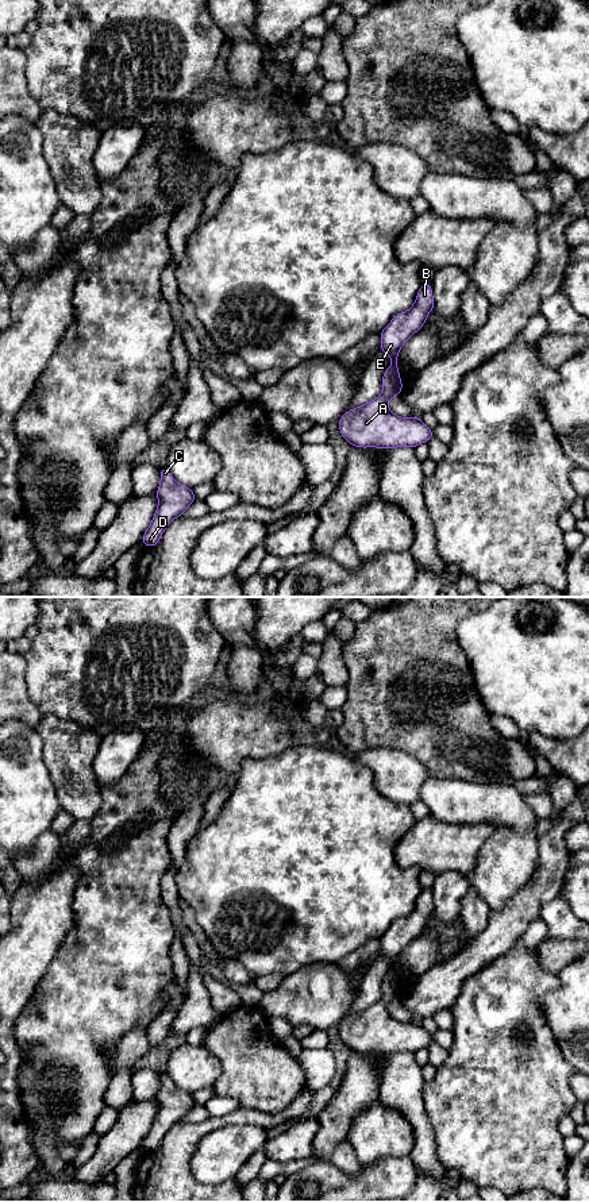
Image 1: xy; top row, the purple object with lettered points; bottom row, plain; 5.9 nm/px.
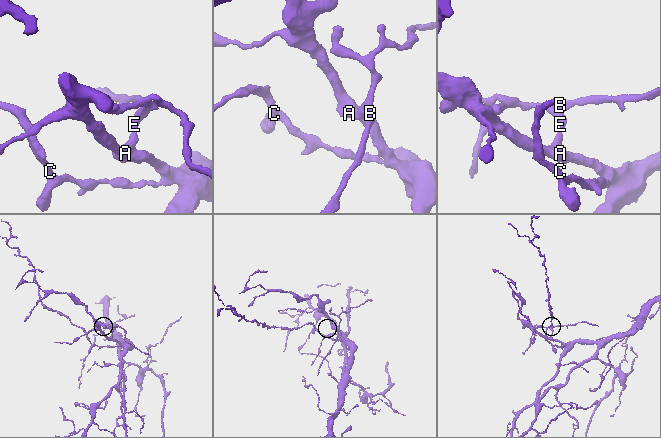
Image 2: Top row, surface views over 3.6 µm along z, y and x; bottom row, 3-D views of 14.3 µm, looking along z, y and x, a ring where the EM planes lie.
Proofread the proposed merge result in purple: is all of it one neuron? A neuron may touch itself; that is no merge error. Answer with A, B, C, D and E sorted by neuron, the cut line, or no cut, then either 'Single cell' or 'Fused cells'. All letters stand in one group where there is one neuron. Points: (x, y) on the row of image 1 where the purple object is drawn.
Groups: A C D / B E. Split along xy (392, 362), (396, 363). Fused cells

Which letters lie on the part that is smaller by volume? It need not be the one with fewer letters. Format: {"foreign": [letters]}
{"foreign": ["B", "E"]}

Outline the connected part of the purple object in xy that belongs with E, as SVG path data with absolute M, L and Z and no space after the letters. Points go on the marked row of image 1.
M421 284L413 305L393 316L390 323L378 334L381 339L380 350L392 359L392 363L397 363L403 344L424 325L434 305L432 285Z

